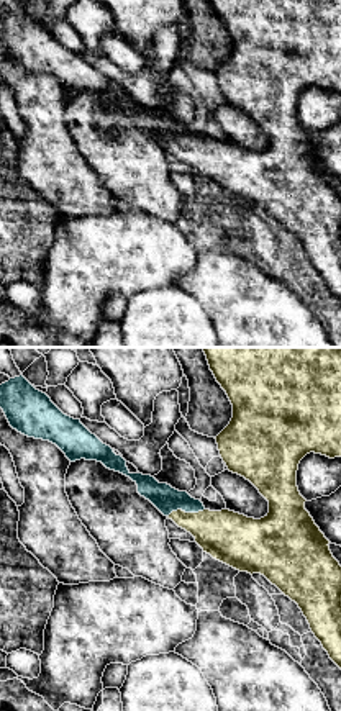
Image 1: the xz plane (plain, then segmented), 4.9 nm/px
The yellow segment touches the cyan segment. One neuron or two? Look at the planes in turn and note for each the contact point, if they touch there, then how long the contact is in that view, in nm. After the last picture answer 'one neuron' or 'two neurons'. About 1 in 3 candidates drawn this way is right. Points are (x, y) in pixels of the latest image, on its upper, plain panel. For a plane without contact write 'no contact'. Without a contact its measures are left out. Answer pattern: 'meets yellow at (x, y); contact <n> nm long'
meets yellow at (184, 144); contact 190 nm long

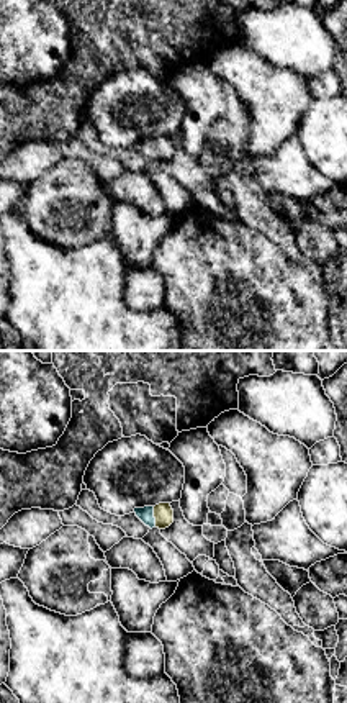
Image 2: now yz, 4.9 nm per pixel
meets yellow at (154, 149); contact 110 nm long

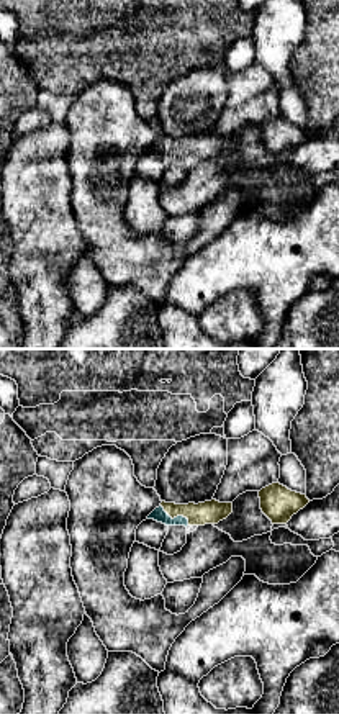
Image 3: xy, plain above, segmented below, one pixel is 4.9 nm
meets yellow at (176, 149); contact 170 nm long

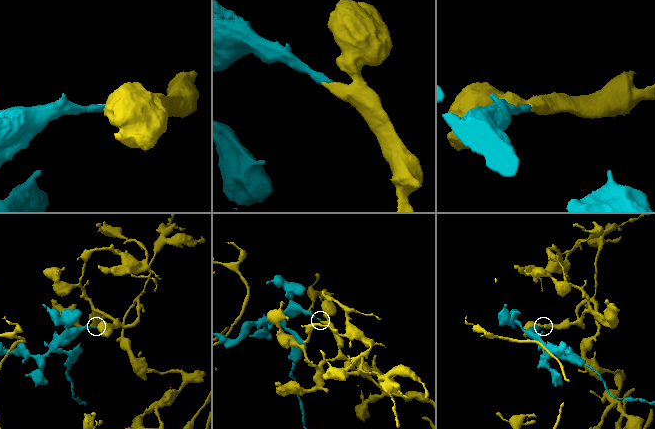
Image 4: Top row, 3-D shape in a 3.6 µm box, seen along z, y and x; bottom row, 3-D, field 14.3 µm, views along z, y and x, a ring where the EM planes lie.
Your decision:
one neuron

